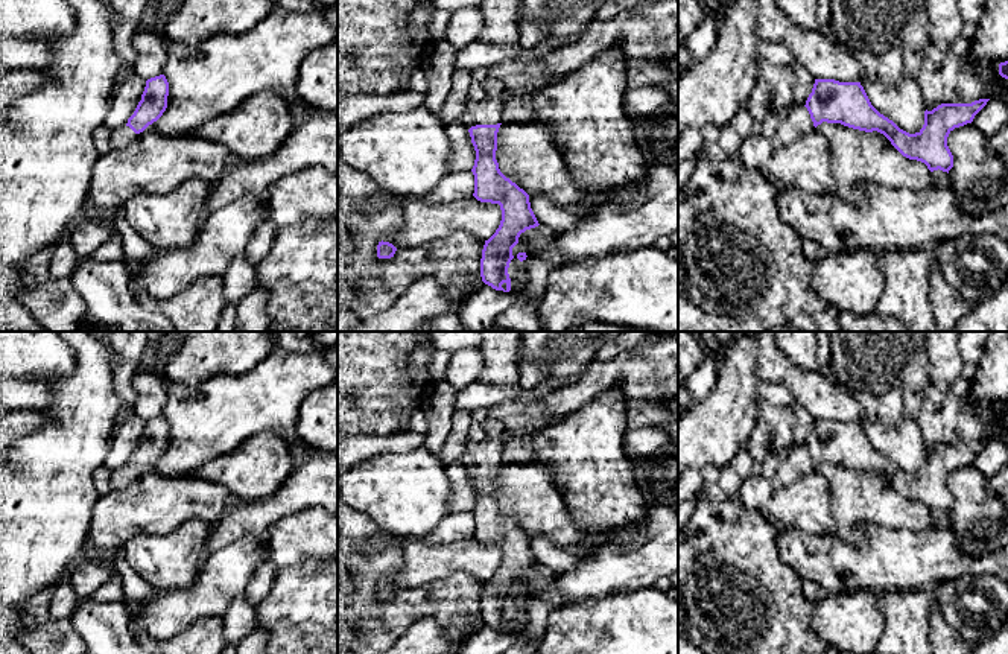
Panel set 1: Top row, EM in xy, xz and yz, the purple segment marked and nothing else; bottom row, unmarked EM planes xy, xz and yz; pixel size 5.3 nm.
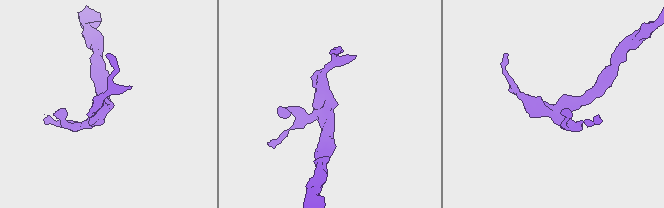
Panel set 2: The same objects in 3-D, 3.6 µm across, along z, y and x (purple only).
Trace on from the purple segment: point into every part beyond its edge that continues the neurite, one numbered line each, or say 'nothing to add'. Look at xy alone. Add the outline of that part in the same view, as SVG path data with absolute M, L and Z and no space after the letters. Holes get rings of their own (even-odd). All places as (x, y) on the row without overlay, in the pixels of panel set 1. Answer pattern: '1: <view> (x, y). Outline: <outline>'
1: xy (123, 476). Outline: M122 467L111 475L111 487L113 490L125 488L132 482L135 473L129 467Z

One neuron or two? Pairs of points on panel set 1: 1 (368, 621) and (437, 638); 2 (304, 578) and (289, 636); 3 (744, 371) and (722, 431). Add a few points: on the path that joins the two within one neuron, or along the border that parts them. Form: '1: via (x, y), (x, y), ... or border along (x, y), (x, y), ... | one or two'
1: border along (441, 624), (431, 618), (420, 618), (397, 638) | two
2: via (304, 592), (303, 622) | one
3: via (736, 387), (729, 415) | one

